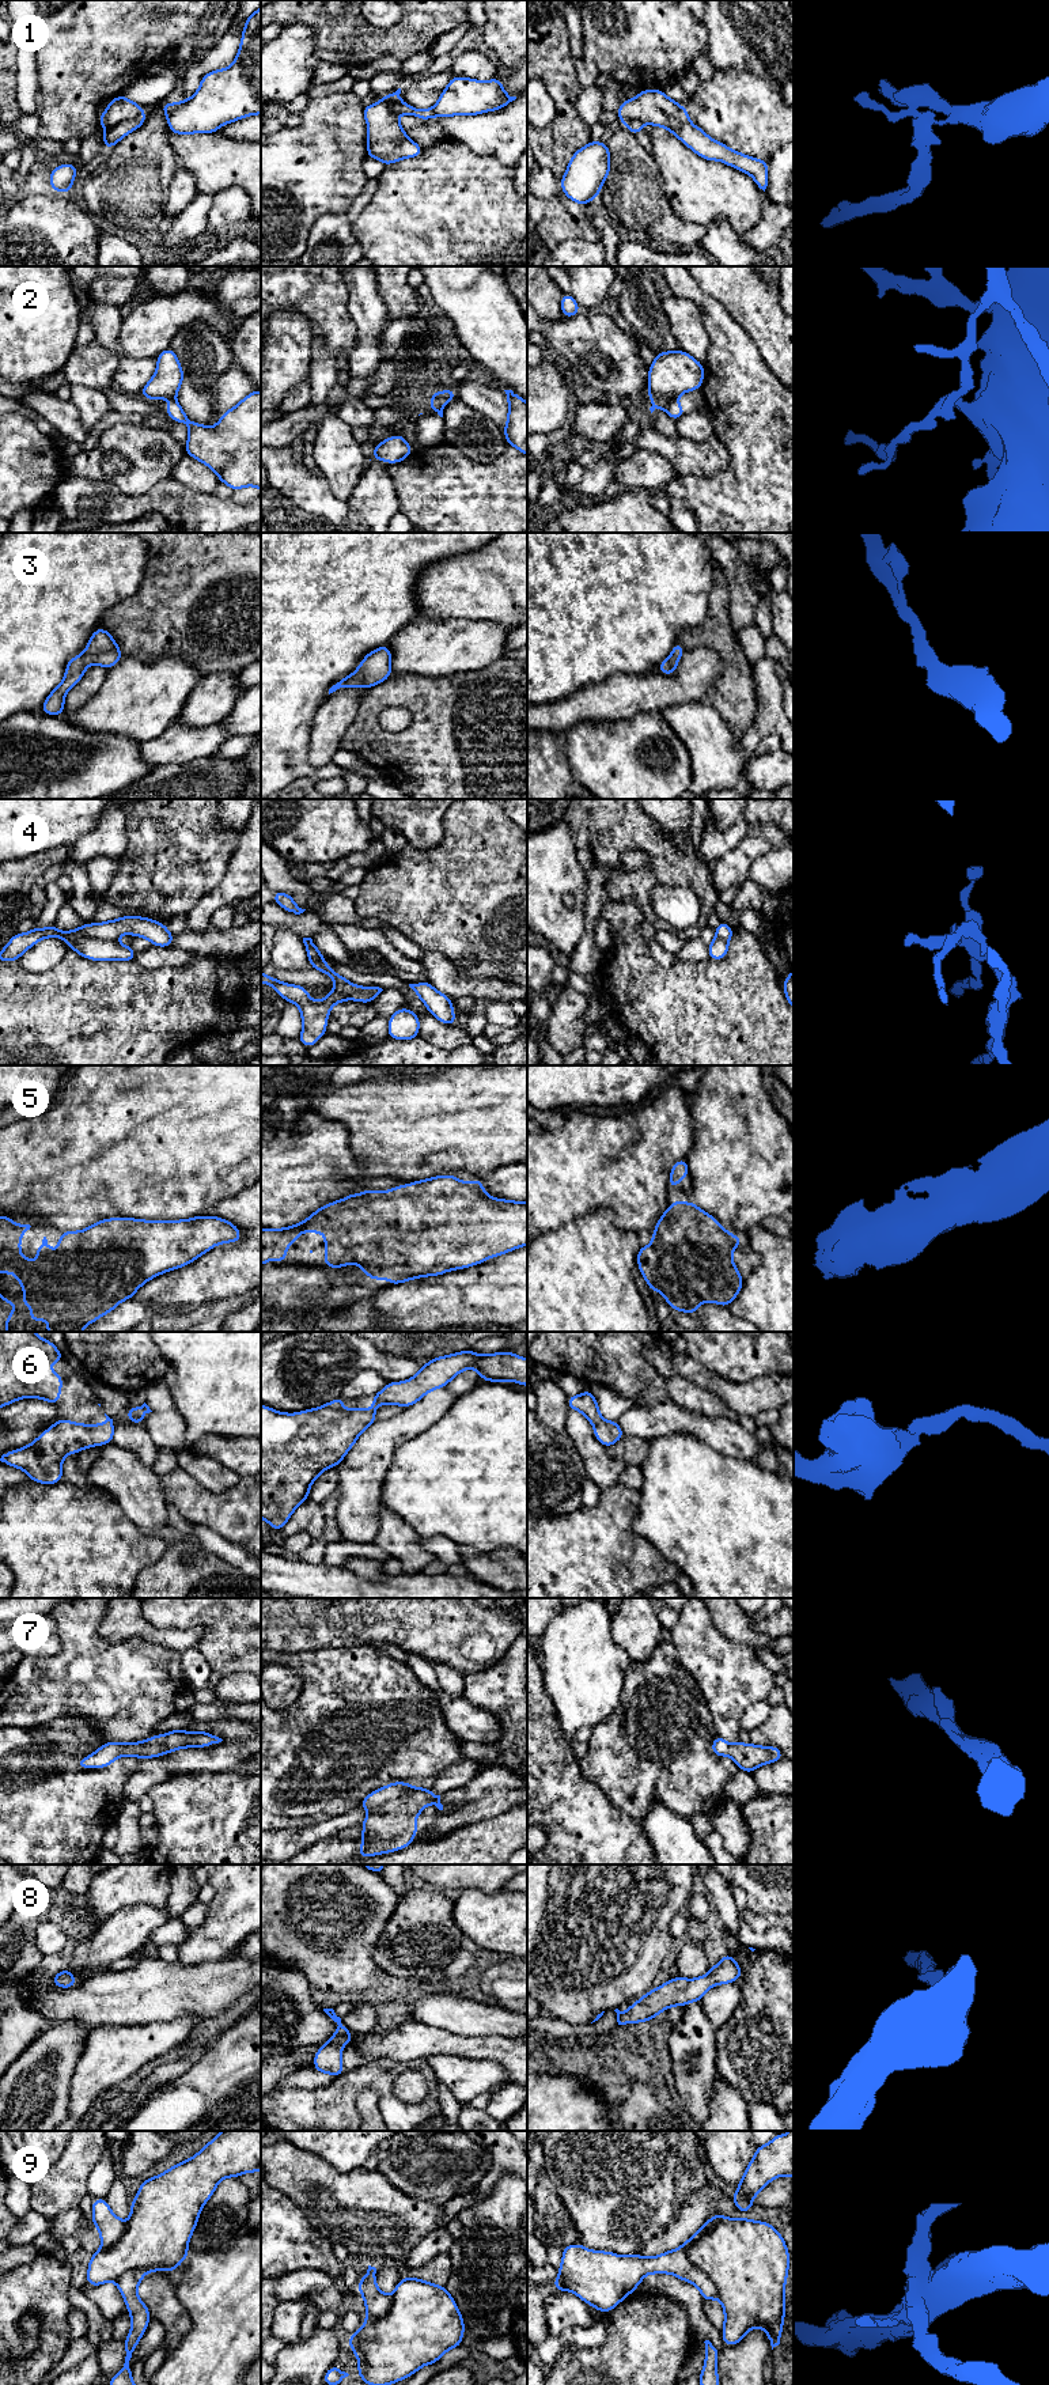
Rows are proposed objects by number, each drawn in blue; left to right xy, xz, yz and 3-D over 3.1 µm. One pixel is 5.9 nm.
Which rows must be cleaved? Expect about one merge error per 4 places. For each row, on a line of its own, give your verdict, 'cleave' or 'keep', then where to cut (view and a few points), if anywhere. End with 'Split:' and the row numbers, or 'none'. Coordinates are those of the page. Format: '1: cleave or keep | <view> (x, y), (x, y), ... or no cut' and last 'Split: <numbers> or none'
1: cleave | xy (141, 108), (135, 117), (122, 120), (106, 131)
2: cleave | yz (676, 397), (654, 401)
3: keep | no cut
4: cleave | xy (114, 939), (72, 939), (68, 943)
5: keep | no cut
6: keep | no cut
7: keep | no cut
8: keep | no cut
9: cleave | yz (709, 2219), (688, 2257), (718, 2297)
Split: 1, 2, 4, 9

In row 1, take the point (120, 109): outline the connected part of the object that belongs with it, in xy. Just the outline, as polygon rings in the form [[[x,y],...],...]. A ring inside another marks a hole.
[[[120,95],[110,101],[105,113],[98,117],[98,122],[107,130],[122,121],[136,118],[141,109],[143,107],[140,105],[129,101],[124,95]]]

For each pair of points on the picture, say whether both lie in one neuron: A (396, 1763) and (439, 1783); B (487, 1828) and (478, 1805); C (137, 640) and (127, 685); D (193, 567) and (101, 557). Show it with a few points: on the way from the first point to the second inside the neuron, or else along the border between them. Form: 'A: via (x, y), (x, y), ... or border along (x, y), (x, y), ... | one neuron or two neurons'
A: border along (461, 1761), (449, 1765), (428, 1787) | two neurons
B: border along (512, 1806), (453, 1829) | two neurons
C: border along (165, 655), (147, 662), (132, 657), (122, 658) | two neurons
D: border along (147, 546), (143, 579), (135, 593) | two neurons

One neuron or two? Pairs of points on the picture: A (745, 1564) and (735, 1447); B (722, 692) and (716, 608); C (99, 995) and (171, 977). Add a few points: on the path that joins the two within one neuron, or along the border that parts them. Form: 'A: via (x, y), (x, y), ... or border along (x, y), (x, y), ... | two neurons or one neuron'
A: border along (708, 1443), (727, 1456), (754, 1461) | two neurons
B: via (731, 672), (731, 652), (718, 628) | one neuron
C: via (117, 995), (154, 994) | one neuron

